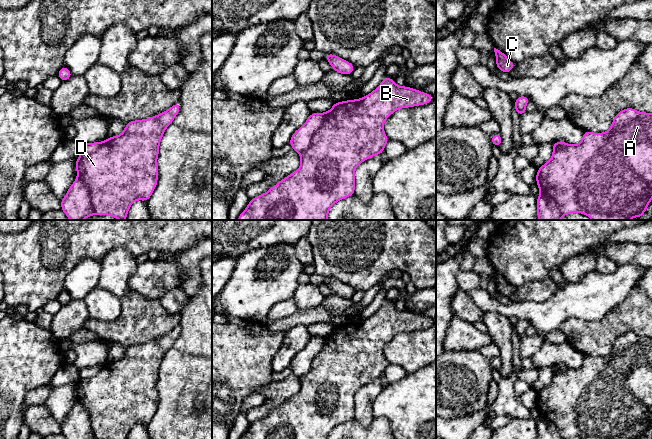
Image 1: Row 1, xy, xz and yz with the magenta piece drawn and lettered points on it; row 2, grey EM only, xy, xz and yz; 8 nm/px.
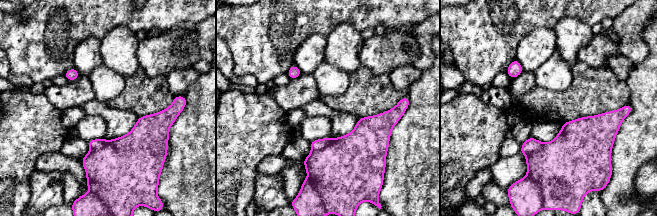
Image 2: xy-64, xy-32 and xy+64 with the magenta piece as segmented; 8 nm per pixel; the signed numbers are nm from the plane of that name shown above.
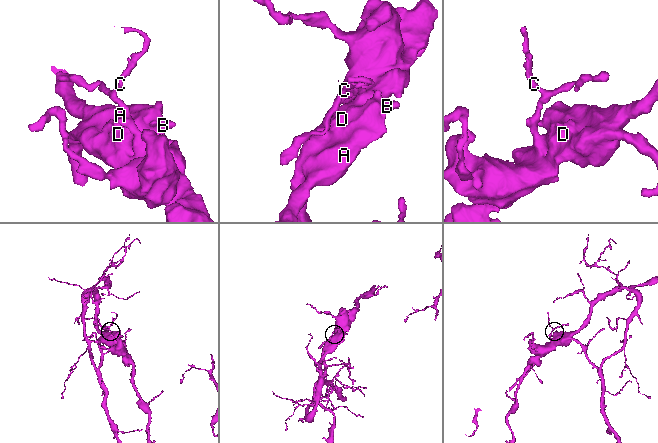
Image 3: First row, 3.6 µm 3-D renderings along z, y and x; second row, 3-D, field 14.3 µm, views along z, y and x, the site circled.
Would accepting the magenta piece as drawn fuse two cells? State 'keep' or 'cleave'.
cleave

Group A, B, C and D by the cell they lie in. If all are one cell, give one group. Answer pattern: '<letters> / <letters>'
A B D / C

